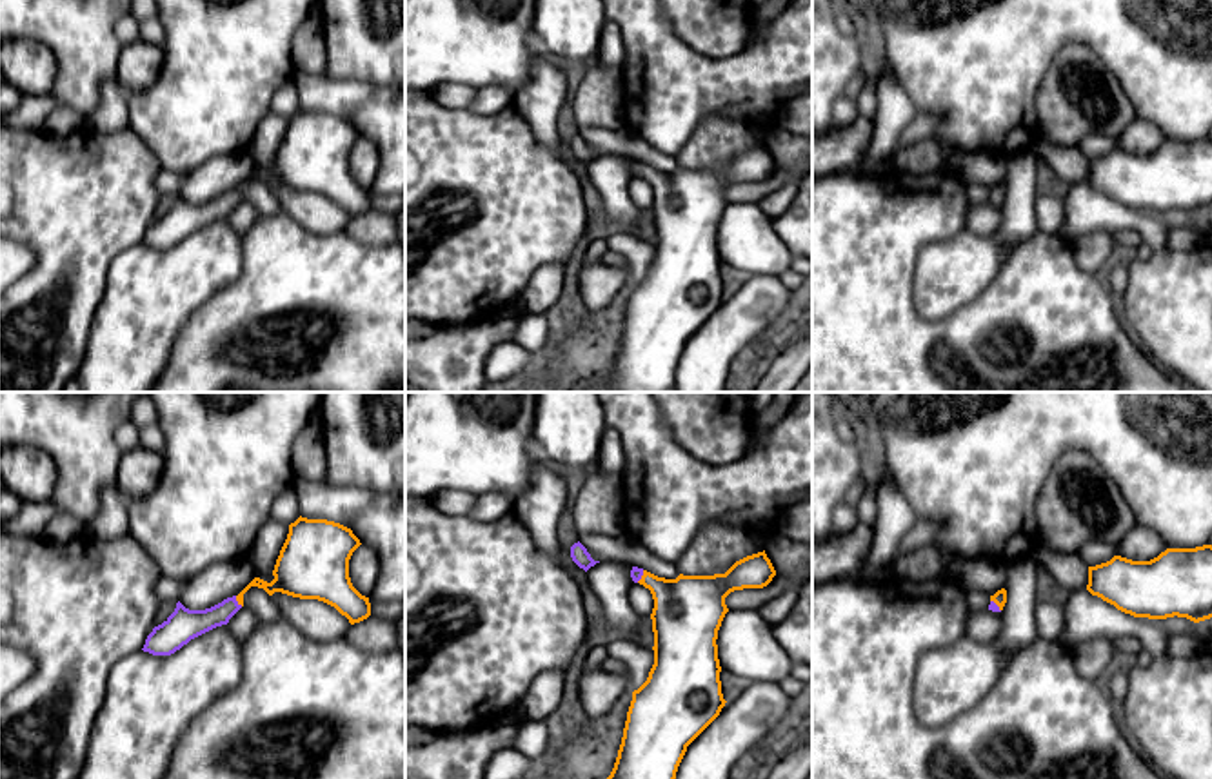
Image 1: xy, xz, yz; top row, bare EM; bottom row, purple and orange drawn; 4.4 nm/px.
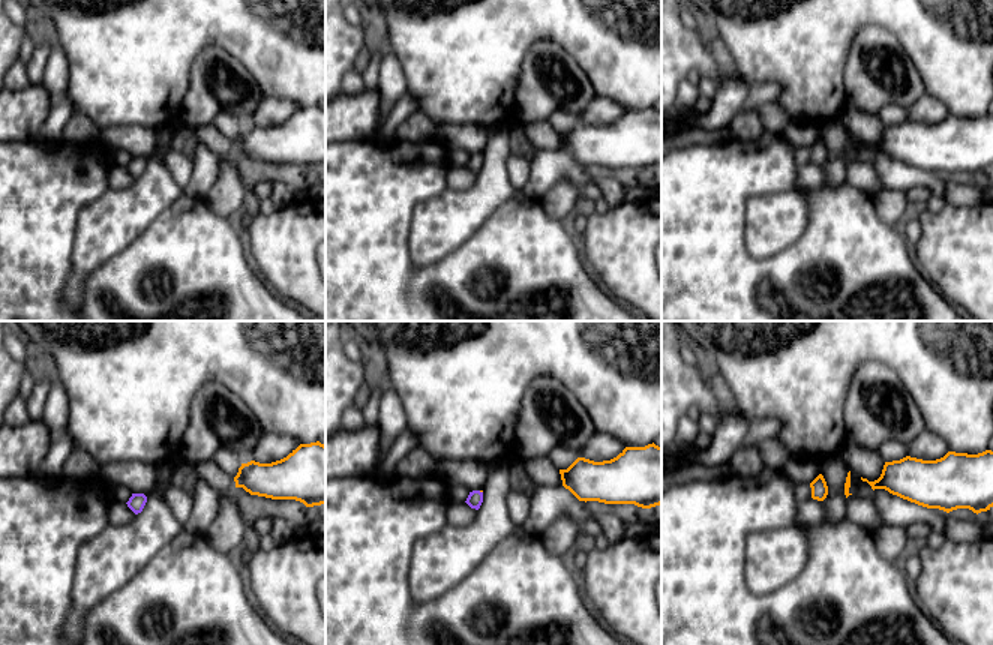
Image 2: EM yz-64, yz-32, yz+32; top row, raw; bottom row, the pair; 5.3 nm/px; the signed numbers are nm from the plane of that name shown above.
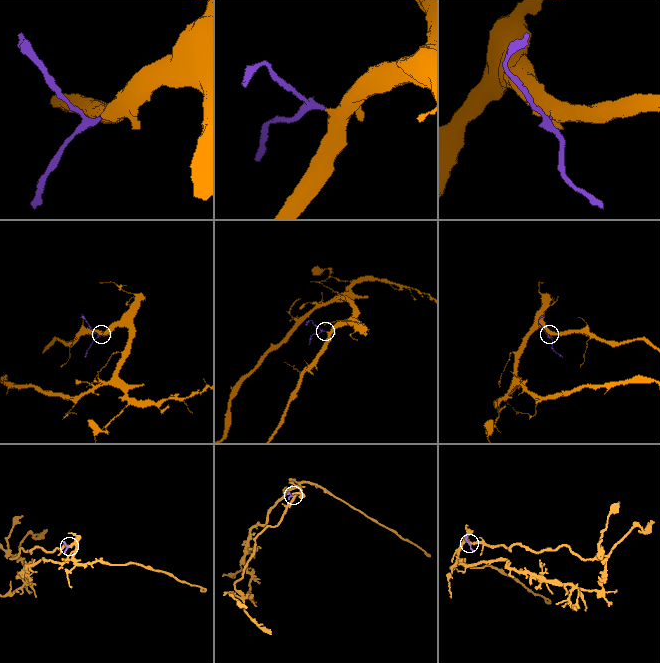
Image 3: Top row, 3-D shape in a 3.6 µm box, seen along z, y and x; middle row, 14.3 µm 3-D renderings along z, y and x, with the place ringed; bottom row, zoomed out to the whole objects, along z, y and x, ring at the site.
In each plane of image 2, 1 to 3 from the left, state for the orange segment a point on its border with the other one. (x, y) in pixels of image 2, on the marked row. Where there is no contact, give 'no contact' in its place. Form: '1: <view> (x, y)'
1: no contact
2: yz-32 (479, 491)
3: no contact

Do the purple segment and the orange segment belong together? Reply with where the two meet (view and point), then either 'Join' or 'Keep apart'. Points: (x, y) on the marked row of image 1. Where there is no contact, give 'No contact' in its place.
Touches purple at xy (237, 601). Join

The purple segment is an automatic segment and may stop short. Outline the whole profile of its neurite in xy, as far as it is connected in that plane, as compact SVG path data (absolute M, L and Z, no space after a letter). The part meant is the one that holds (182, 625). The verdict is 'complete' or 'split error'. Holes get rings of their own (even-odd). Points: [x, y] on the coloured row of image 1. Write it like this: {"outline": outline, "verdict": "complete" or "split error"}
{"outline": "M300 516L289 525L271 583L254 577L238 596L205 610L189 610L178 601L174 612L147 636L142 650L171 656L191 639L227 625L243 606L243 594L251 587L263 588L269 596L282 592L318 599L334 606L351 625L360 623L371 616L369 597L349 577L349 559L360 545L353 530L340 523Z", "verdict": "split error"}

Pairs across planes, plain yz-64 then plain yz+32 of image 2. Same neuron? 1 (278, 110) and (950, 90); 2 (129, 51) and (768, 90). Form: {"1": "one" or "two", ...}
{"1": "two", "2": "two"}

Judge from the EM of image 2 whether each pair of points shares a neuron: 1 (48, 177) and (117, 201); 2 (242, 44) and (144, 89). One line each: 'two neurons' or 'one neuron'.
1: two neurons
2: one neuron

